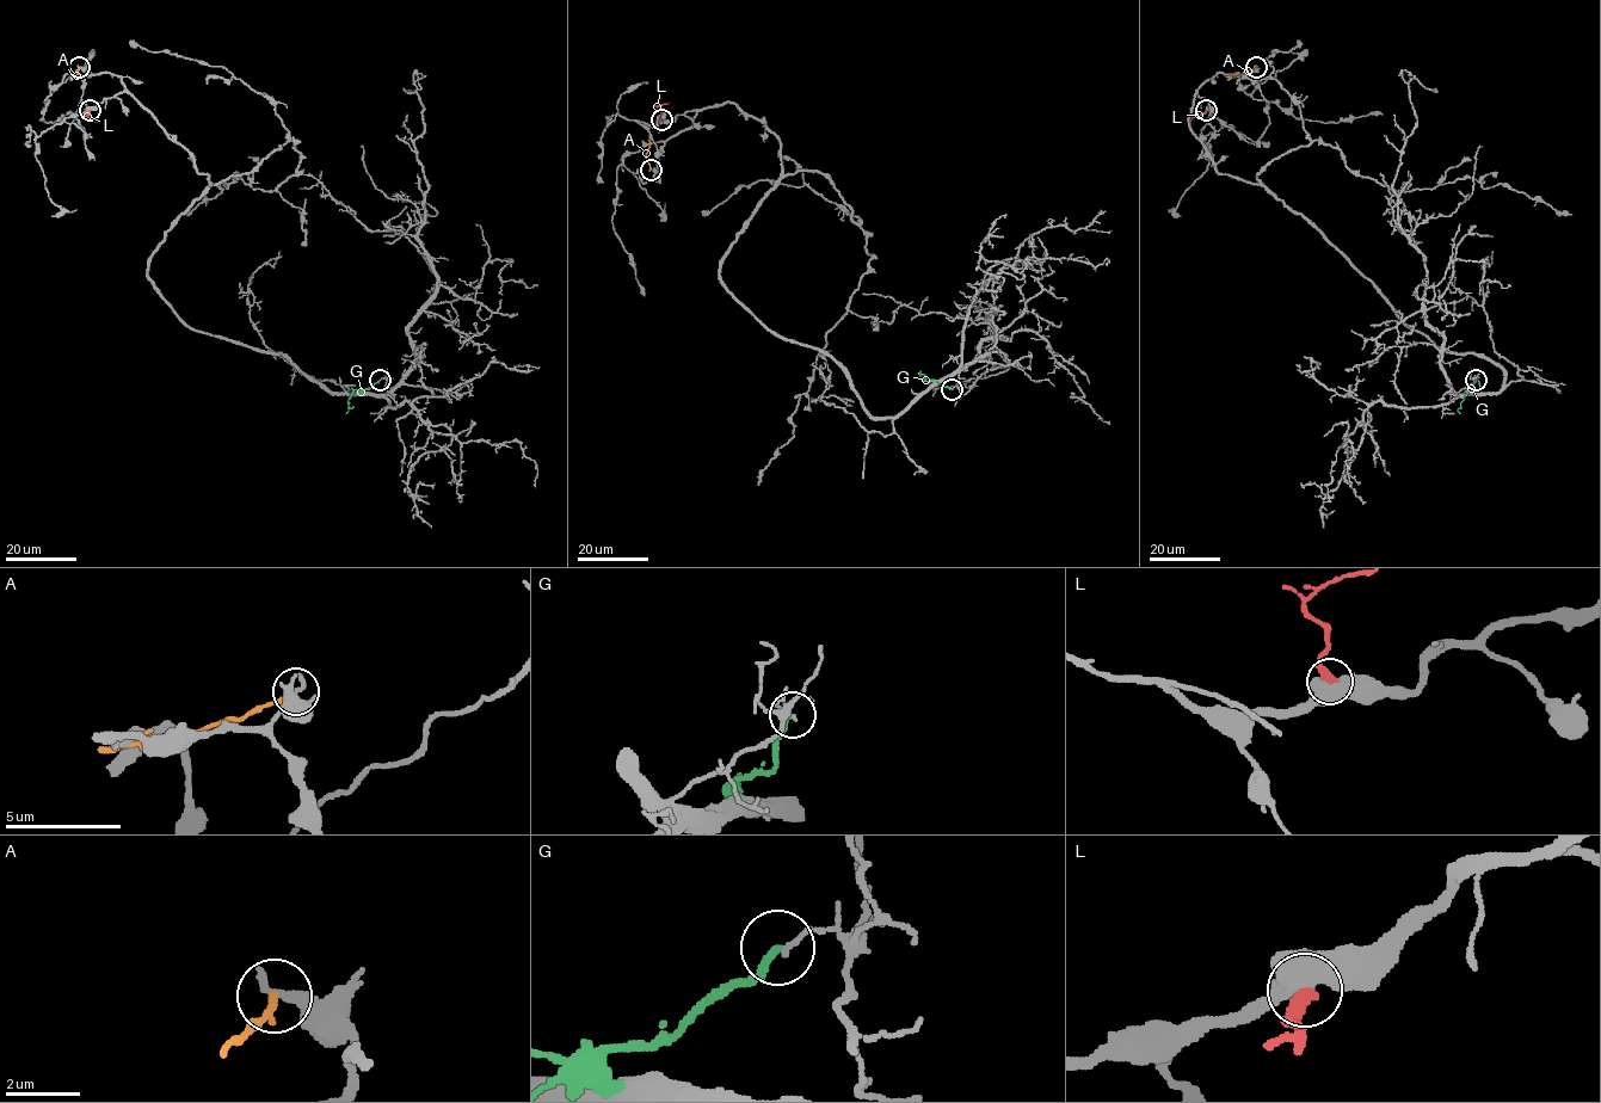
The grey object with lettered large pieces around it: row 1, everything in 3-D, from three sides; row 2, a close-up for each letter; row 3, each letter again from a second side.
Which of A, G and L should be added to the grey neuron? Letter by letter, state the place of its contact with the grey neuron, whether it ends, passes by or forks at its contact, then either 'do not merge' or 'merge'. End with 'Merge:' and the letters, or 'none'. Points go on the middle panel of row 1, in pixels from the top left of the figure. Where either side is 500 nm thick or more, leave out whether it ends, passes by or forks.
A: (651, 170) | it ends | do not merge
G: (952, 389) | it ends | do not merge
L: (662, 119) | it ends | do not merge
Merge: none

